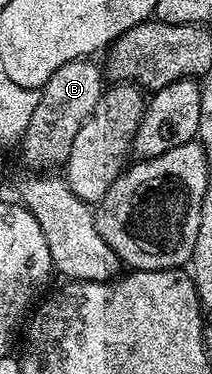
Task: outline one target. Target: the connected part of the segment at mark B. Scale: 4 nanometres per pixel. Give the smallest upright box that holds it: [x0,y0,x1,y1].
[21,60,105,172]

